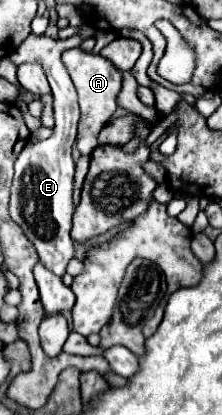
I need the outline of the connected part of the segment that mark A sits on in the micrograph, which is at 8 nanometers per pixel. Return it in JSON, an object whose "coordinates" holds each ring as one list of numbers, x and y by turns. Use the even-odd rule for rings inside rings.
{"coordinates":[[82,48,66,50,62,54,62,62,78,90,78,100,80,100,80,122,78,122,76,142,78,142,80,152,90,152,92,148,98,146,96,136,98,136,100,128,112,118,112,114,116,110,116,98,122,88,122,72,110,60,102,58,100,54,84,52],[84,148,88,148,88,150,84,150]]}

